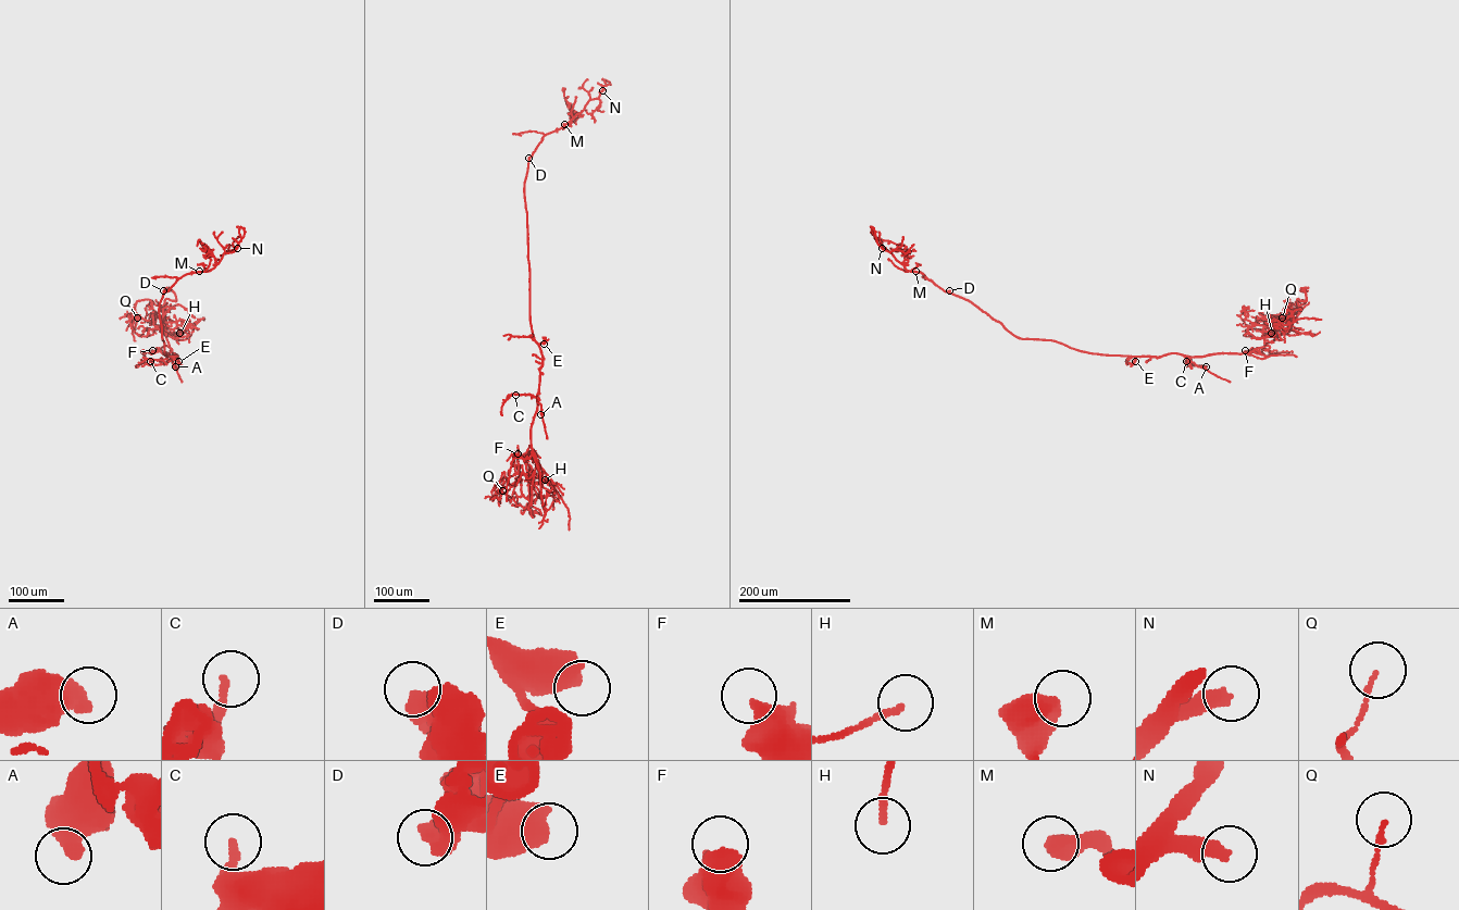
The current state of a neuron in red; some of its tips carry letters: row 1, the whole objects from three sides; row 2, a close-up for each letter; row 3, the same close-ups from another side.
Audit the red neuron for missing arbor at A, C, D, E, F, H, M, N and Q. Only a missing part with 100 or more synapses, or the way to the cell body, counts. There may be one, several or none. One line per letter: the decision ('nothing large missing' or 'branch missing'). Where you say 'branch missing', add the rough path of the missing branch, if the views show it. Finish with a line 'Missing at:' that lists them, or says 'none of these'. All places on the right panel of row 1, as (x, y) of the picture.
A: nothing large missing
C: nothing large missing
D: nothing large missing
E: nothing large missing
F: nothing large missing
H: nothing large missing
M: nothing large missing
N: branch missing; course (882, 248), (886, 241), (882, 229)
Q: nothing large missing
Missing at: N

